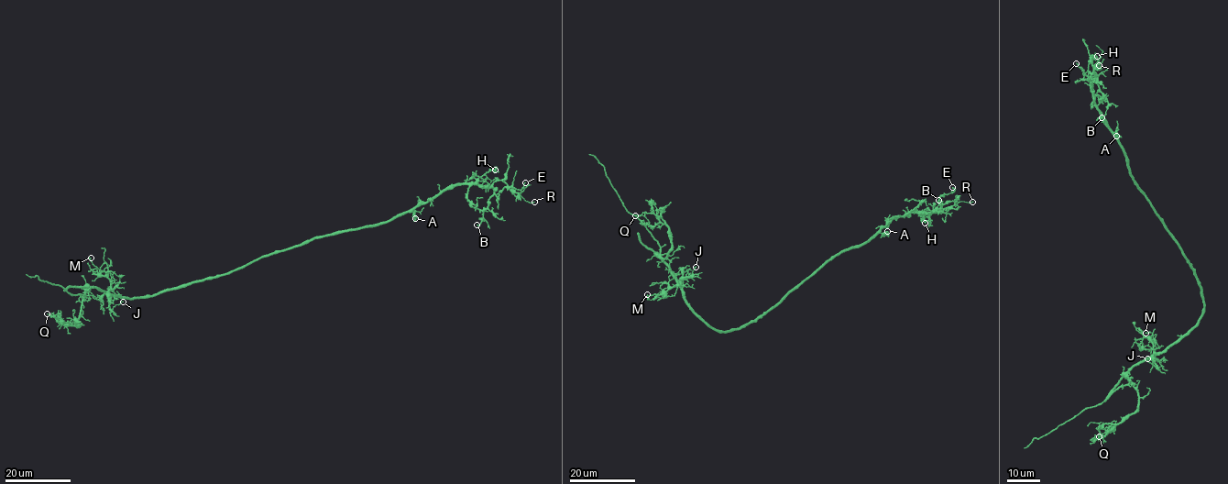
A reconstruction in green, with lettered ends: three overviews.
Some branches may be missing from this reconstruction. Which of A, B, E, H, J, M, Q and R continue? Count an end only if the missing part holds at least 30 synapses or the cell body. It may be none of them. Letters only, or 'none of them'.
none of them

